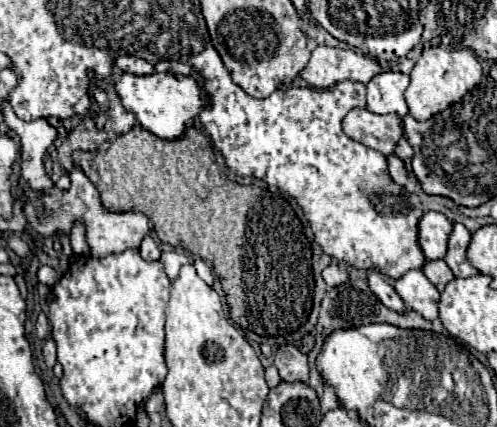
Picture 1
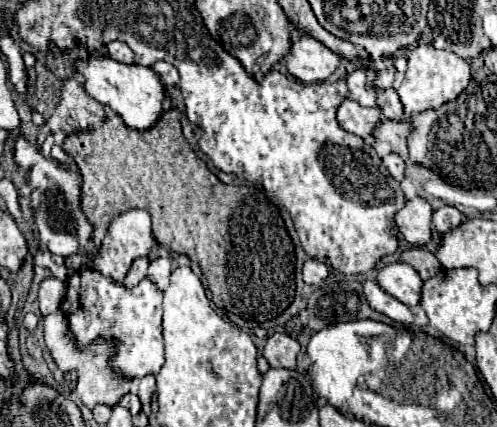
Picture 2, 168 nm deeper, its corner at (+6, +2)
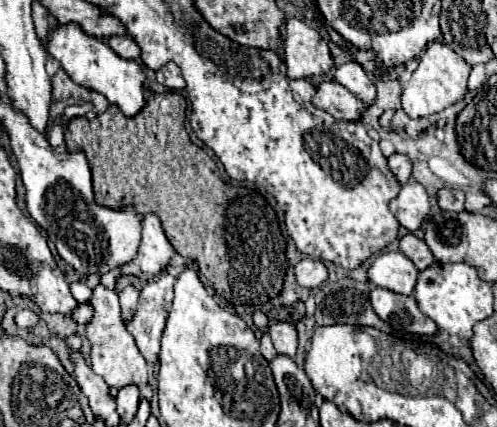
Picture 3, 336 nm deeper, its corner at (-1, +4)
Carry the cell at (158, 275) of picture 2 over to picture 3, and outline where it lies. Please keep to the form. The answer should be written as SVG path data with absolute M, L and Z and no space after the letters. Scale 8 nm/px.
M167 272L159 274L153 282L149 282L141 290L135 320L127 326L127 330L137 340L137 348L141 350L141 354L149 364L157 362L159 358L161 334L173 300L173 284L175 278L169 276Z

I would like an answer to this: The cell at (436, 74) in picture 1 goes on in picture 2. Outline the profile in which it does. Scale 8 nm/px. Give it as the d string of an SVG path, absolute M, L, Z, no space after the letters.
M424 44L424 46L418 46L408 56L408 68L406 68L404 82L398 88L398 96L404 104L406 114L418 114L432 108L440 108L450 100L456 100L470 80L472 80L472 68L464 58L456 56L450 50L438 50L430 44Z

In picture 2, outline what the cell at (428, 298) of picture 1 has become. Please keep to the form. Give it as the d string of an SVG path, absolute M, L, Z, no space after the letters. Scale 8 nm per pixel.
M394 262L388 264L386 268L380 270L376 282L394 298L398 298L400 302L404 302L406 306L414 308L420 304L420 296L422 296L422 278L420 274L416 274L416 270L412 270L412 266L408 266L406 262Z

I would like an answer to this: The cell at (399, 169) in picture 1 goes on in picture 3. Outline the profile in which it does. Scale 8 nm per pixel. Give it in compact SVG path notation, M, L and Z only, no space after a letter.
M391 154L387 158L387 166L393 172L393 176L399 180L399 184L405 184L411 178L411 162L403 154Z

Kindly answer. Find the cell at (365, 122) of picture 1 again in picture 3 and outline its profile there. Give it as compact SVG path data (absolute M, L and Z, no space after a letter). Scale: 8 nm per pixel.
M321 82L315 88L313 104L325 112L329 112L337 120L359 120L359 112L367 108L355 94L343 88L339 82Z

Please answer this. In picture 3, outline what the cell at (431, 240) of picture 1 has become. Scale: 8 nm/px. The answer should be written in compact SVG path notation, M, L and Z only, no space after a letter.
M419 182L403 184L399 194L389 202L389 210L401 226L405 226L409 232L415 232L429 214L427 190Z

